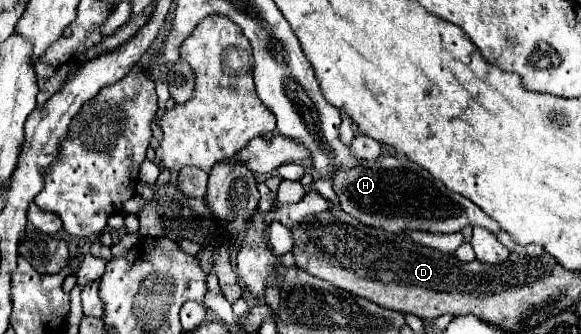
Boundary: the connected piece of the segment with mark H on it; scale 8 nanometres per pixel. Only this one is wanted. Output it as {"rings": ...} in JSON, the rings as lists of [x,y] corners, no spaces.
{"rings":[[[381,155],[373,161],[359,161],[359,165],[353,165],[349,171],[335,171],[331,183],[345,213],[353,215],[359,223],[379,227],[393,235],[403,231],[455,233],[465,225],[481,225],[491,233],[499,231],[499,225],[475,203],[449,191],[439,179],[405,157]]]}

